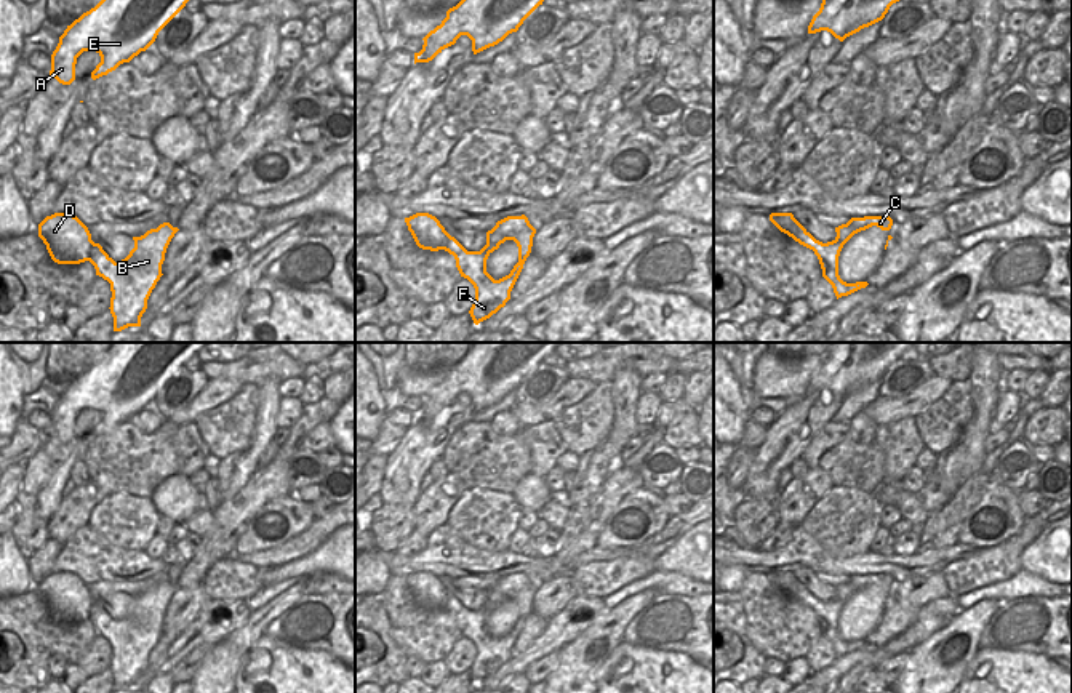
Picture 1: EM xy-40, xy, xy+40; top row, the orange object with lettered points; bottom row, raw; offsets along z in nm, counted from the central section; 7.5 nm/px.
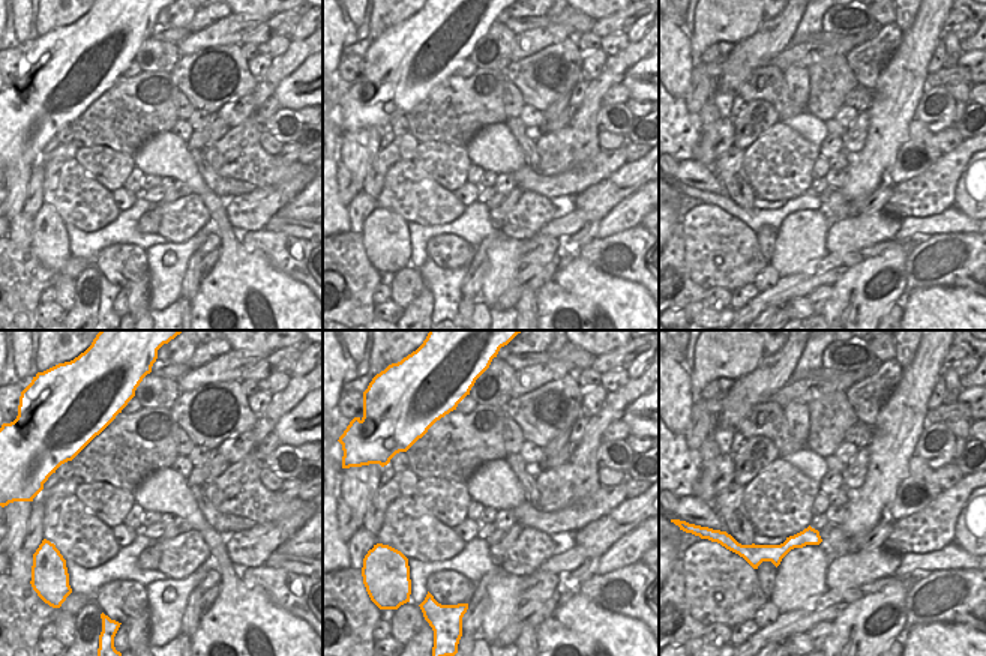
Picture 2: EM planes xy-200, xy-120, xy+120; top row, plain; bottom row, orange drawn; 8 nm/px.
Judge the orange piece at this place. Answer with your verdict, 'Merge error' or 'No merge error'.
No merge error

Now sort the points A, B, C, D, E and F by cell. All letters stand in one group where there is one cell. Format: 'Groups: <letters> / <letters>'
Groups: A B C D E F

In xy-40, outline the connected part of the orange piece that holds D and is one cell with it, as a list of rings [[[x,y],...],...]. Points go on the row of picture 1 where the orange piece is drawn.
[[[54,213],[38,224],[38,237],[58,264],[80,264],[90,261],[96,275],[110,283],[110,314],[114,331],[141,326],[147,299],[160,280],[166,248],[178,232],[170,222],[133,237],[134,248],[115,262],[99,243],[91,240],[88,227],[70,213]]]

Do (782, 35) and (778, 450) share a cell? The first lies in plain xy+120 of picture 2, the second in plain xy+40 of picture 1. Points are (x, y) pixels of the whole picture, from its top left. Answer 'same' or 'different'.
same

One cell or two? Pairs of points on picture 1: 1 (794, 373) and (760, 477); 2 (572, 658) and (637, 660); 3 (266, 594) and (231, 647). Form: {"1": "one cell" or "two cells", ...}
{"1": "two cells", "2": "two cells", "3": "two cells"}

